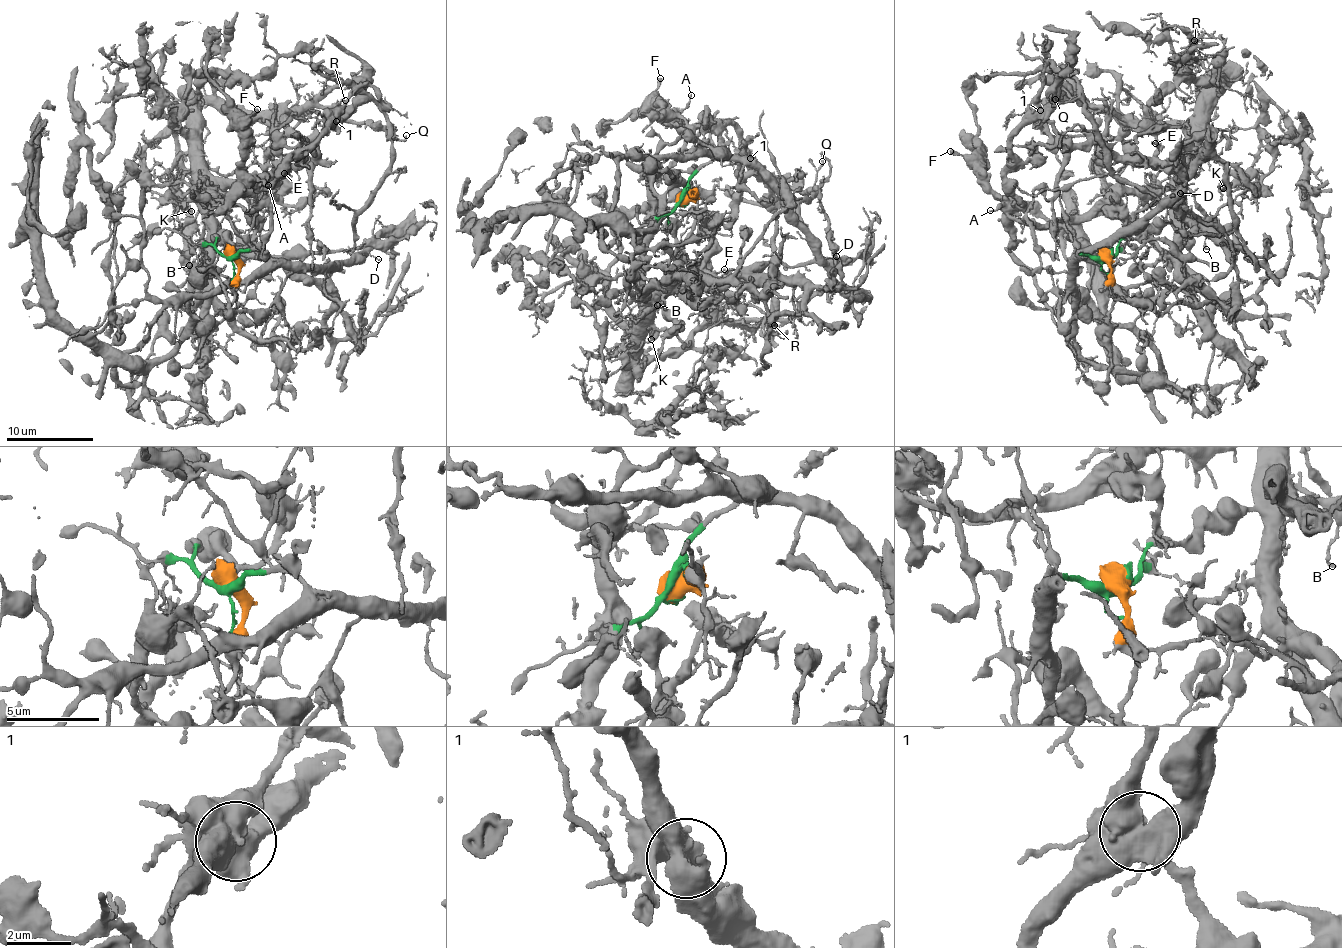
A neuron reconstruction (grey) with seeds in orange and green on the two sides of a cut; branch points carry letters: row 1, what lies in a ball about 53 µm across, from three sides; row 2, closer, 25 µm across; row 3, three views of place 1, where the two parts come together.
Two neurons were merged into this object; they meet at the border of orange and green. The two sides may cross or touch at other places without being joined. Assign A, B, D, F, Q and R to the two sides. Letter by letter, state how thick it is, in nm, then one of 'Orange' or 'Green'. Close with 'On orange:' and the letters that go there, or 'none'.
A: Thickness 150 nm. Green
B: Thickness 190 nm. Orange
D: Thickness 80 nm. Green
F: Thickness 320 nm. Green
Q: Thickness 170 nm. Green
R: Thickness 140 nm. Orange
On orange: B, R

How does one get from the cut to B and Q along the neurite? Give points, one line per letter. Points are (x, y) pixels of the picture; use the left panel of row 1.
B: (229, 256), (237, 266), (233, 295), (241, 304), (232, 310), (216, 301), (209, 272), (208, 230), (188, 266)
Q: (229, 256), (260, 251), (273, 261), (334, 271), (352, 257), (356, 215), (389, 165), (392, 141), (405, 135)

